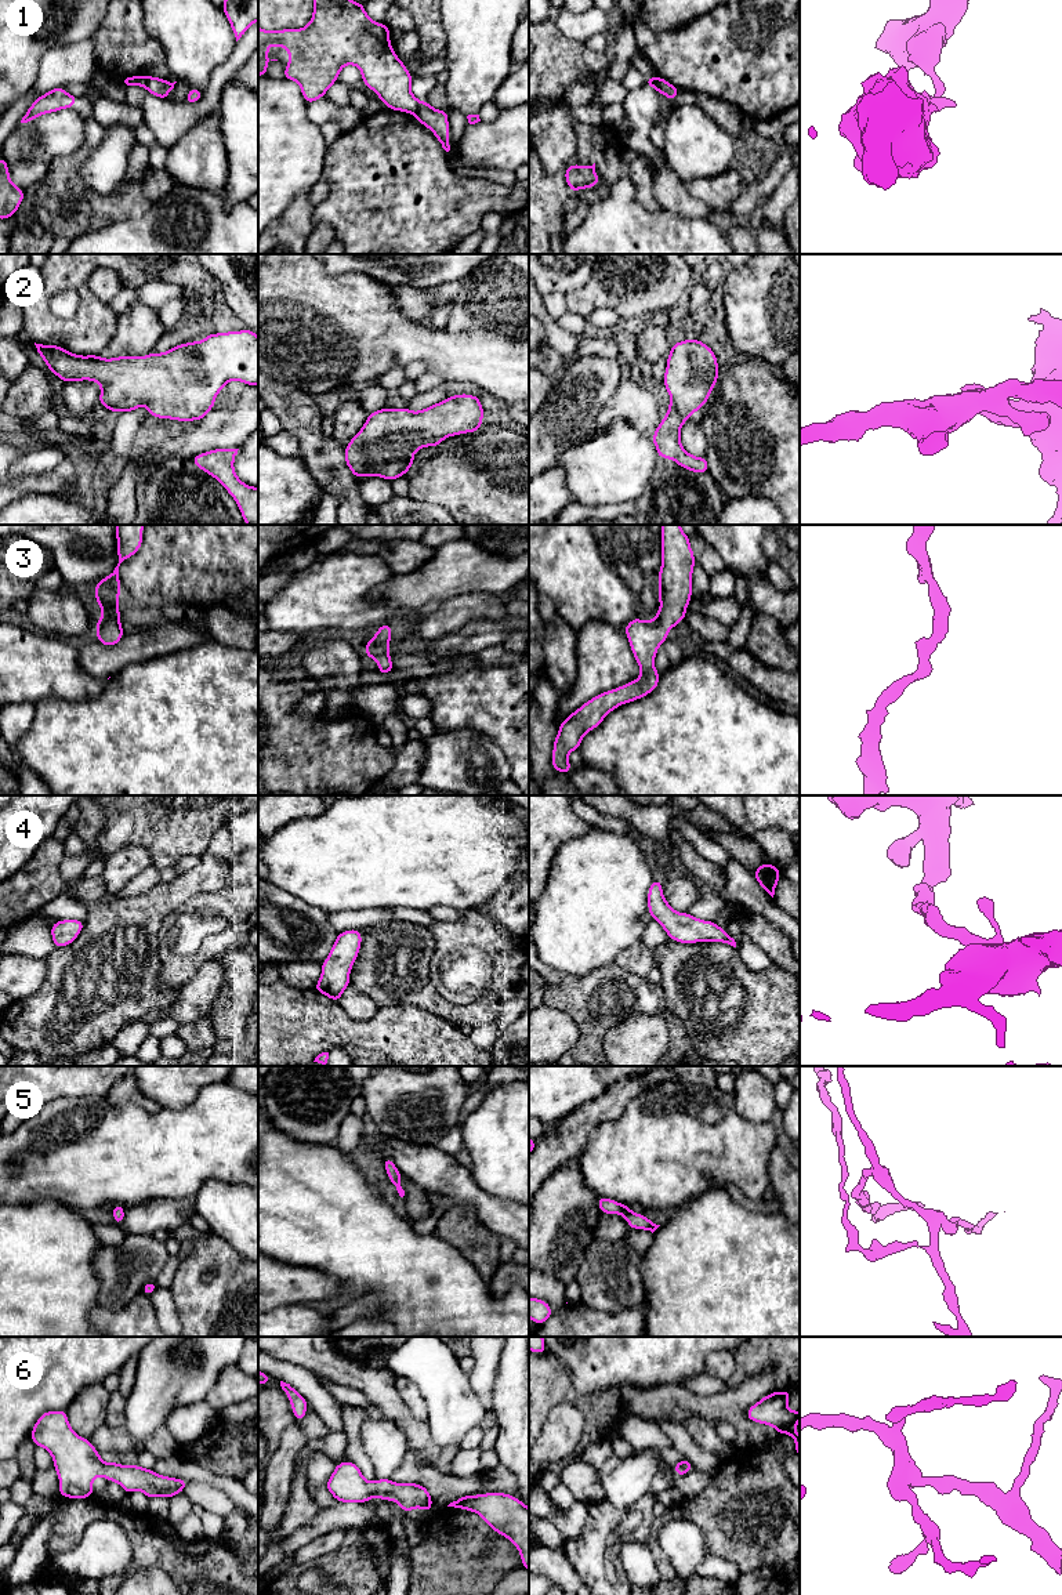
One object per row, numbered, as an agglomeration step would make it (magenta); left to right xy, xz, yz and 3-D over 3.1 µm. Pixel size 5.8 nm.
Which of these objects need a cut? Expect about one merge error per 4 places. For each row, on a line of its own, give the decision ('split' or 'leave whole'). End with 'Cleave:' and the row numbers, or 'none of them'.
1: split
2: leave whole
3: leave whole
4: leave whole
5: leave whole
6: leave whole
Cleave: 1

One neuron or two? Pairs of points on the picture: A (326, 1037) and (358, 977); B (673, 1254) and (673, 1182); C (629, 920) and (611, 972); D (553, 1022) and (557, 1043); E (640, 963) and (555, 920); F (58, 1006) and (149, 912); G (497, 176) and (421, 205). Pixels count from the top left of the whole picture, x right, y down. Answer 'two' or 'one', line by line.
A: two
B: two
C: two
D: one
E: two
F: one
G: two

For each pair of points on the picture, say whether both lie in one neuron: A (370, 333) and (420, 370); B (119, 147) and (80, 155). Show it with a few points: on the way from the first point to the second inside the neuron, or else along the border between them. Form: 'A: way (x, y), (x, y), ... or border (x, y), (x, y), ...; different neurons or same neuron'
A: border (403, 368), (412, 362), (423, 362), (432, 372); different neurons
B: border (107, 127), (80, 169), (86, 184); different neurons

